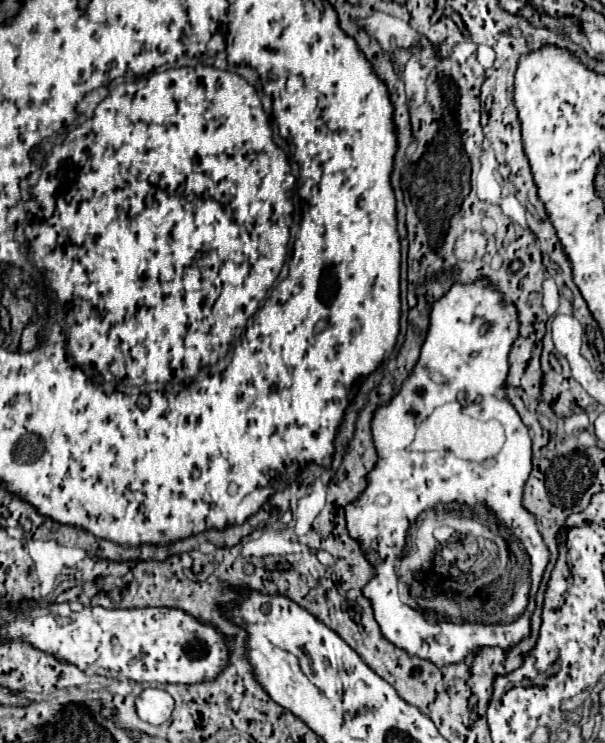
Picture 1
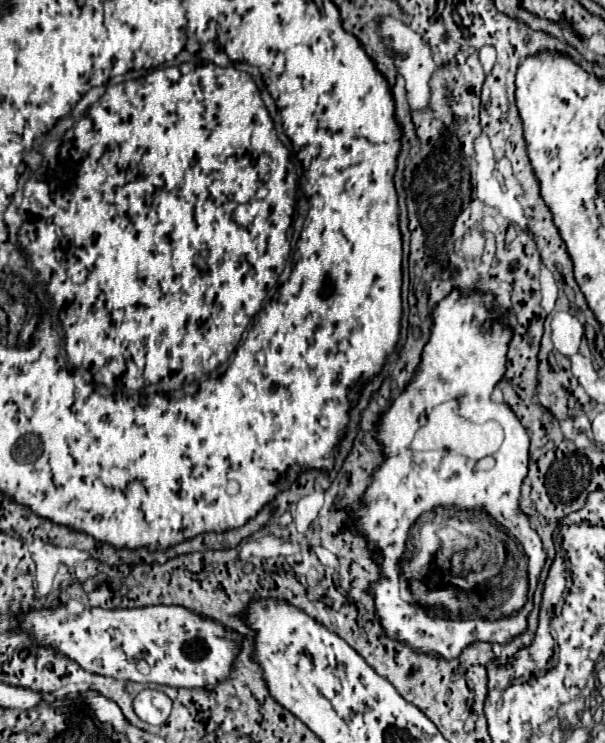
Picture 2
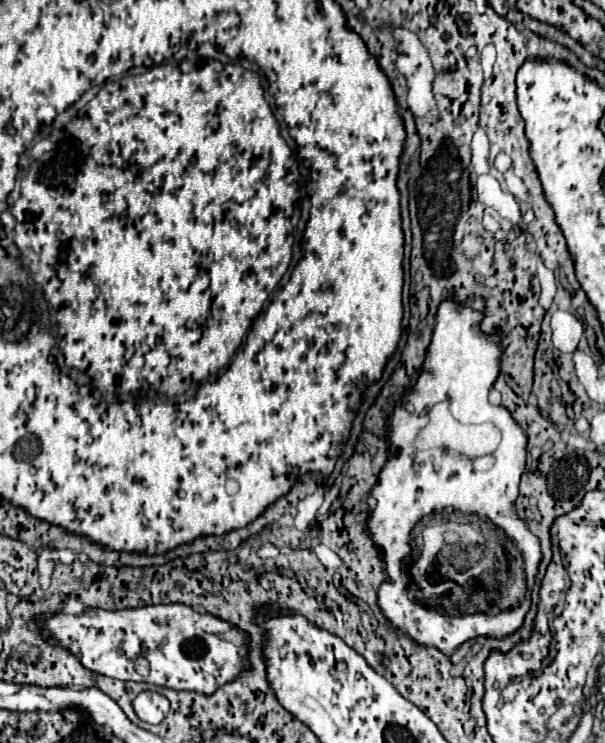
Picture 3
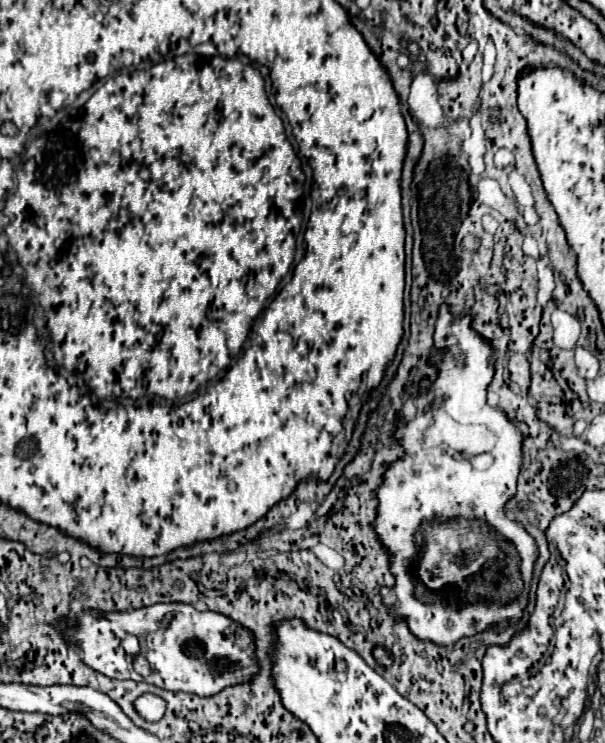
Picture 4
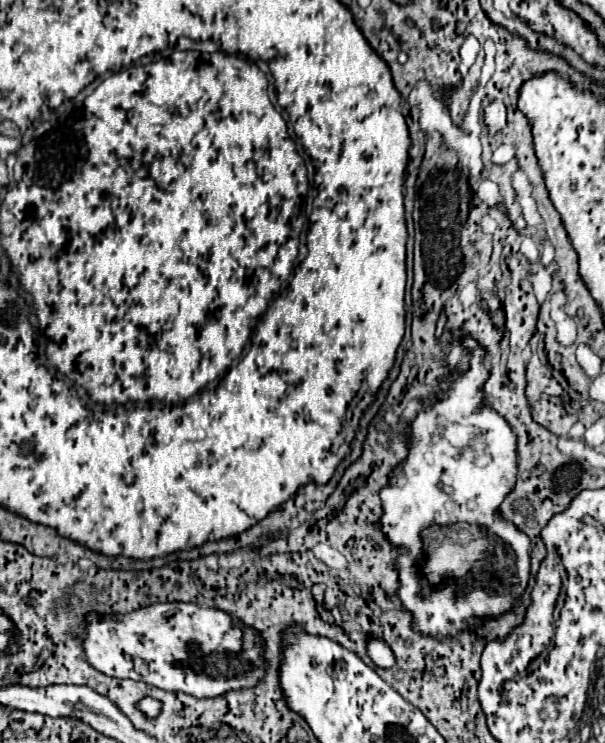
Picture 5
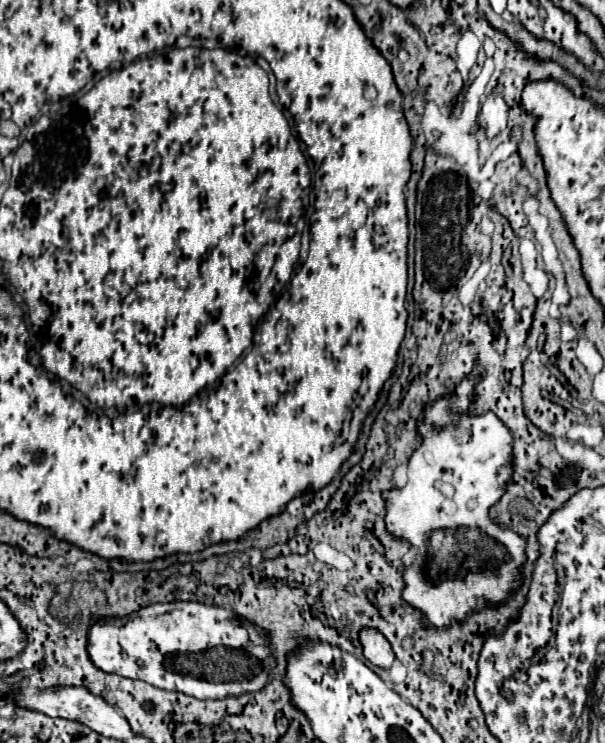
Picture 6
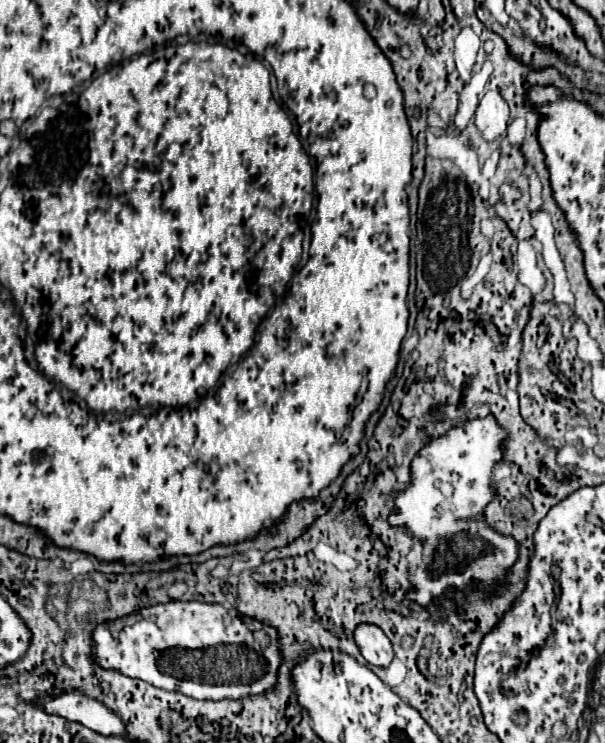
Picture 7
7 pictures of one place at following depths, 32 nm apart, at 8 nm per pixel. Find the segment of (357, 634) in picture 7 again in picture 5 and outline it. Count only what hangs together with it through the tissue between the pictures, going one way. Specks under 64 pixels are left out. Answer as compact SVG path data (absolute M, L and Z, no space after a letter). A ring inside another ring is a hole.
M370 636L368 638L368 644L366 644L366 654L368 658L380 666L380 668L392 668L396 664L396 658L392 656L392 650L388 648L388 644L376 636Z

